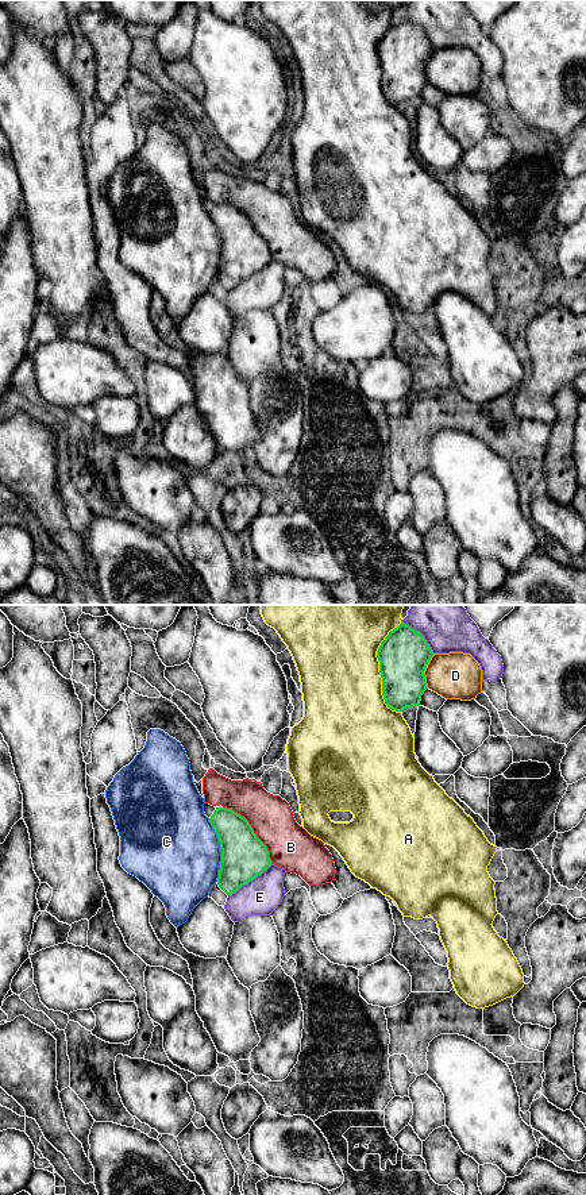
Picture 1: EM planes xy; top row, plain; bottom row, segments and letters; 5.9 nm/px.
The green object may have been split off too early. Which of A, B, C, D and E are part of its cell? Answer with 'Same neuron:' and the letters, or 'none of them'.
Same neuron: E

